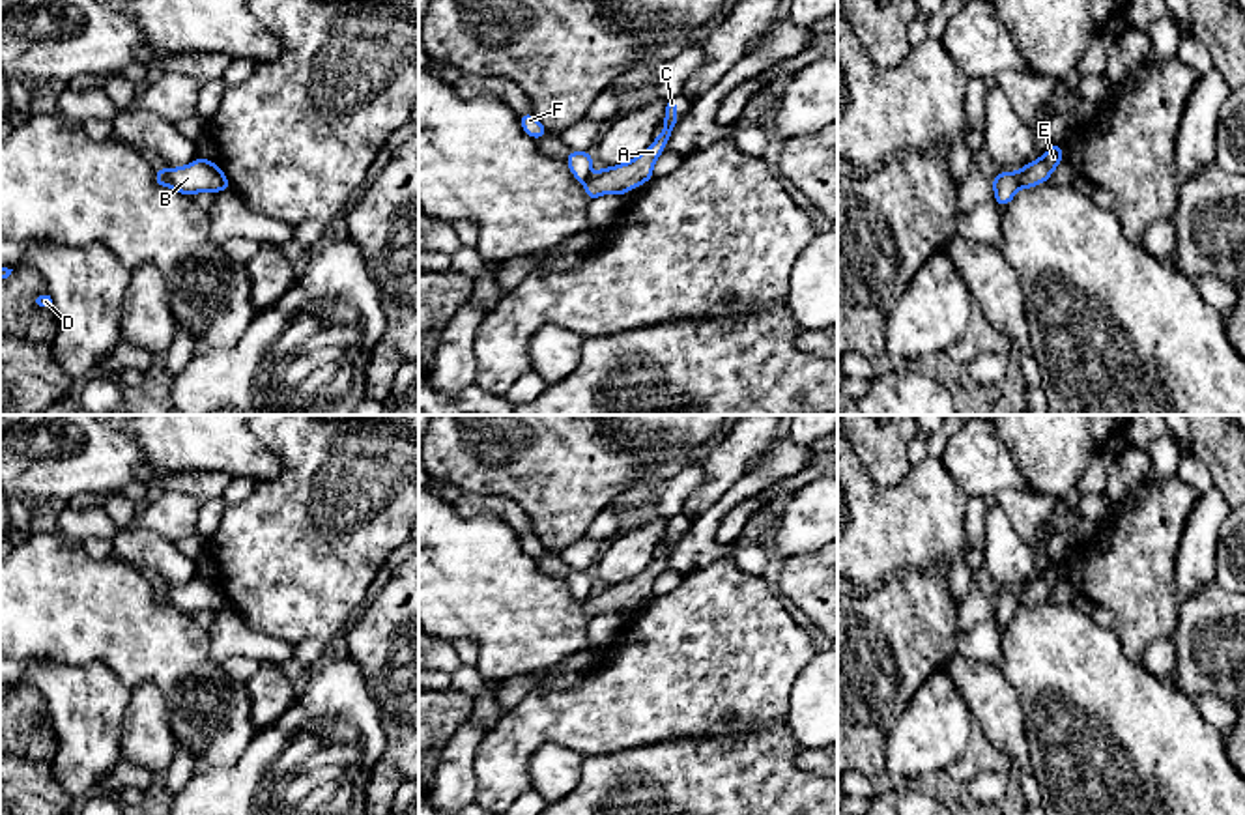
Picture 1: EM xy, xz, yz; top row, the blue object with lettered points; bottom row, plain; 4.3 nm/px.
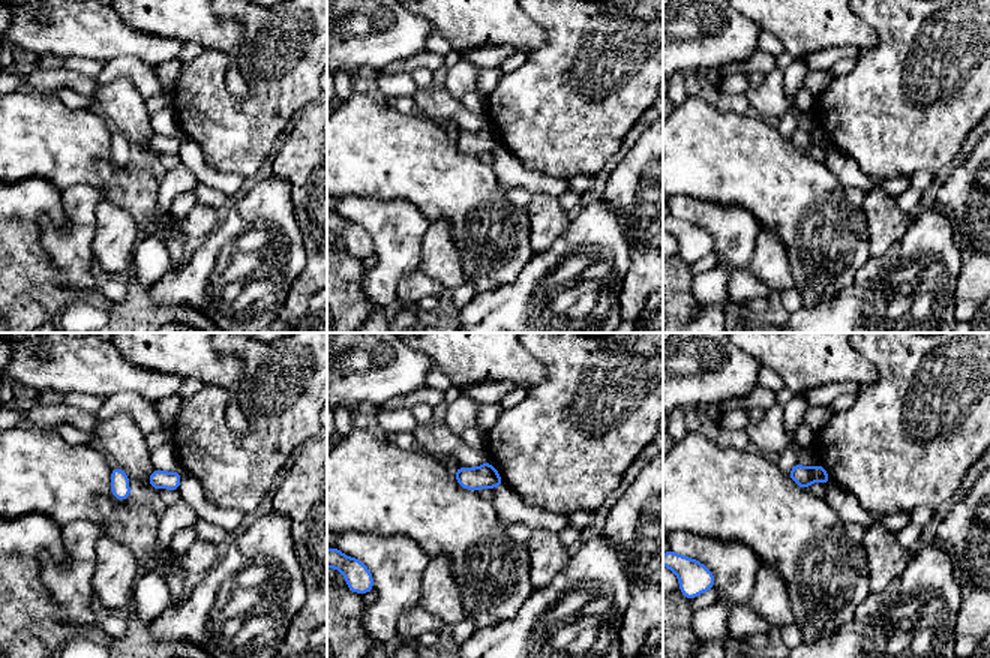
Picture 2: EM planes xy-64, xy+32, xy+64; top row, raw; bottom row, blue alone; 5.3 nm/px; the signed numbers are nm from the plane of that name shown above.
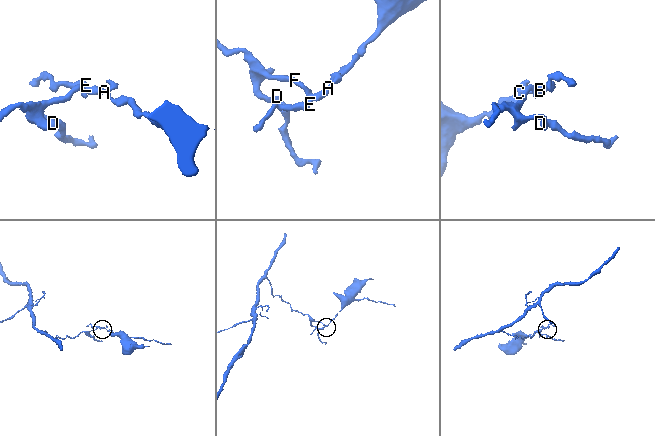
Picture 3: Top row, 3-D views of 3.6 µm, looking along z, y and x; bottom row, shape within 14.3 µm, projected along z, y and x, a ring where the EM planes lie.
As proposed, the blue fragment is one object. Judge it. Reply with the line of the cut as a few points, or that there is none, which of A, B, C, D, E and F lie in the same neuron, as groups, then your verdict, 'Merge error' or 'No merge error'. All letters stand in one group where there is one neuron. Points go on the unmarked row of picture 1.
Split along yz (1017, 591), (1023, 604). Groups: A B C E / D F. Merge error

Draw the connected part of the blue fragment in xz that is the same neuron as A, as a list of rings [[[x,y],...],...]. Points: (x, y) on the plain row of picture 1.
[[[677,516],[665,520],[665,548],[654,557],[654,561],[643,572],[639,572],[628,581],[600,587],[594,594],[591,594],[585,600],[583,609],[589,619],[609,611],[622,615],[637,604],[652,598],[654,581],[664,572],[664,566],[677,544],[677,522]]]

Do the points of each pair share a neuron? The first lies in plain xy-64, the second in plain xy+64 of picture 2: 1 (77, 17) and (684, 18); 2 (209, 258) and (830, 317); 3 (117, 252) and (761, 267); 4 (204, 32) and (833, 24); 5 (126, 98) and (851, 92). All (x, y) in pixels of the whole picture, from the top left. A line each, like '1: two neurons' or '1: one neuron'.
1: one neuron
2: one neuron
3: one neuron
4: one neuron
5: two neurons

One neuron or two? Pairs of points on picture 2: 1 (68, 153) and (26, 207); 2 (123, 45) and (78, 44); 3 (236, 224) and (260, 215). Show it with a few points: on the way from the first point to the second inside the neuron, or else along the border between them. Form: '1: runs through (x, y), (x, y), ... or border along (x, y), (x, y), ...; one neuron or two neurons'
1: border along (15, 180), (42, 177), (62, 191); two neurons
2: runs through (113, 44), (89, 44); one neuron
3: runs through (242, 219), (246, 215), (254, 215); one neuron

